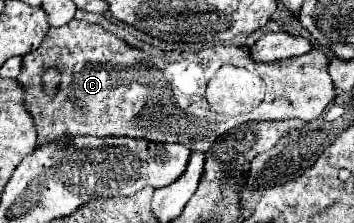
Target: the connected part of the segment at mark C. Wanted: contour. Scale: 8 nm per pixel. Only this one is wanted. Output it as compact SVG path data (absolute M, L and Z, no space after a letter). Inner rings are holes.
M72 21L72 23L66 23L64 27L58 27L58 29L50 29L44 43L22 57L22 73L18 75L16 83L24 89L24 107L26 111L32 115L34 119L34 125L36 125L36 133L38 133L38 143L36 147L42 147L46 143L52 143L52 141L68 141L72 137L78 137L78 135L94 135L94 137L144 137L144 139L150 139L150 141L158 141L158 143L180 143L184 147L188 147L190 151L206 151L208 147L212 147L212 143L228 129L240 125L240 123L246 123L246 121L276 121L276 119L304 119L304 121L312 121L312 119L318 119L322 115L322 111L338 97L338 91L334 89L334 83L328 75L328 63L330 59L324 55L324 51L320 49L312 49L310 53L306 55L300 55L300 57L290 57L290 59L282 59L282 61L270 61L270 63L260 63L260 61L254 61L252 55L250 55L250 49L248 47L242 47L242 45L218 45L218 47L202 47L202 49L190 49L190 51L172 51L170 53L170 59L166 59L166 69L158 69L150 63L150 57L138 49L132 49L128 47L122 39L118 39L116 35L104 31L100 25L94 25L94 23L82 23L82 21ZM46 69L58 69L60 75L62 75L62 83L60 83L60 91L56 93L56 97L48 97L40 91L40 79L44 75Z

